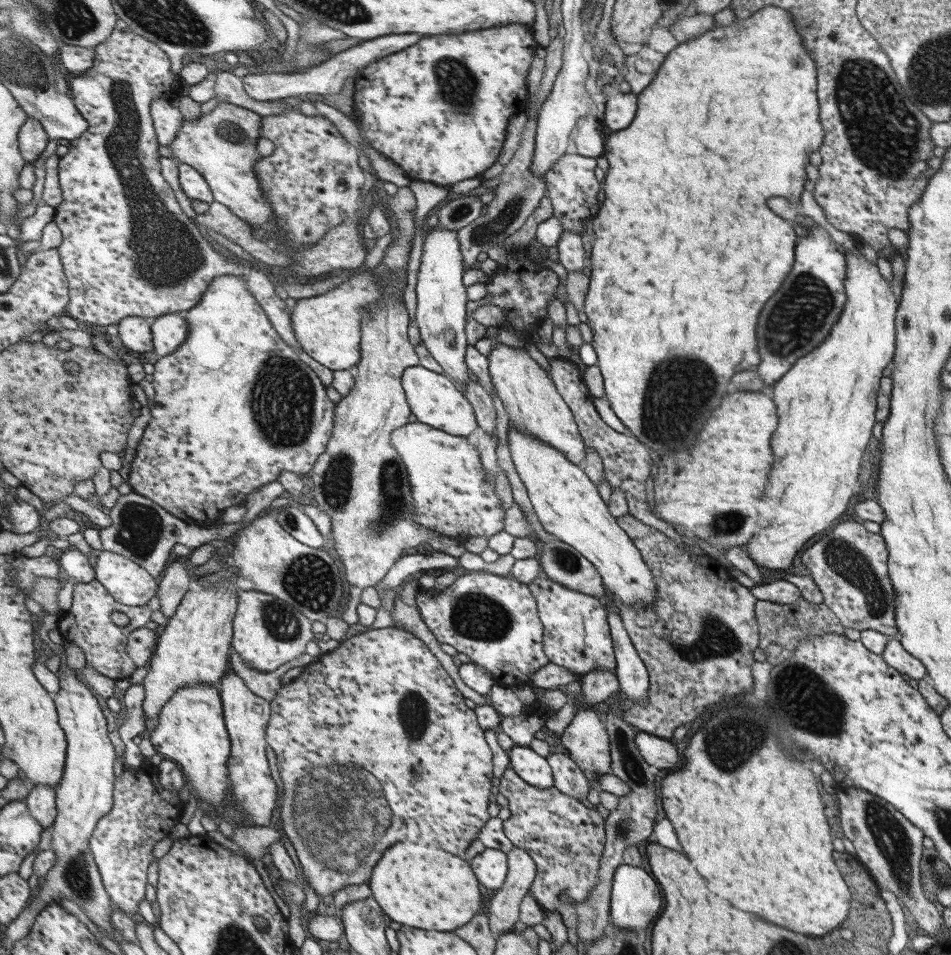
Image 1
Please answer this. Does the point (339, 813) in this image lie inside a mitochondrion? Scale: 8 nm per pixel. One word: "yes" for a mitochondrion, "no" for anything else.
yes

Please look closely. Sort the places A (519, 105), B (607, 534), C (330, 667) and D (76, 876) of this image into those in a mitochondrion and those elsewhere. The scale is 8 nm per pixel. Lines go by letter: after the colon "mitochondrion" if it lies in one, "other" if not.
A: other
B: other
C: other
D: mitochondrion

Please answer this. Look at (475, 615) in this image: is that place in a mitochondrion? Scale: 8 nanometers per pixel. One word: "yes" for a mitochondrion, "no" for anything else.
yes

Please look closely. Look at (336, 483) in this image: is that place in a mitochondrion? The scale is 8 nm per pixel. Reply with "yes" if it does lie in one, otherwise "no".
yes

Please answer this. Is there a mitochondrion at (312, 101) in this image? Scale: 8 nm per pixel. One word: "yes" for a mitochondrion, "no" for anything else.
no

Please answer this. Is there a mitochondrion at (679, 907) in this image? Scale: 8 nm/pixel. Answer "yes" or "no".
no

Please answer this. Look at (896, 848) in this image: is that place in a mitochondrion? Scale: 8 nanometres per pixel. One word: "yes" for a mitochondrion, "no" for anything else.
yes

